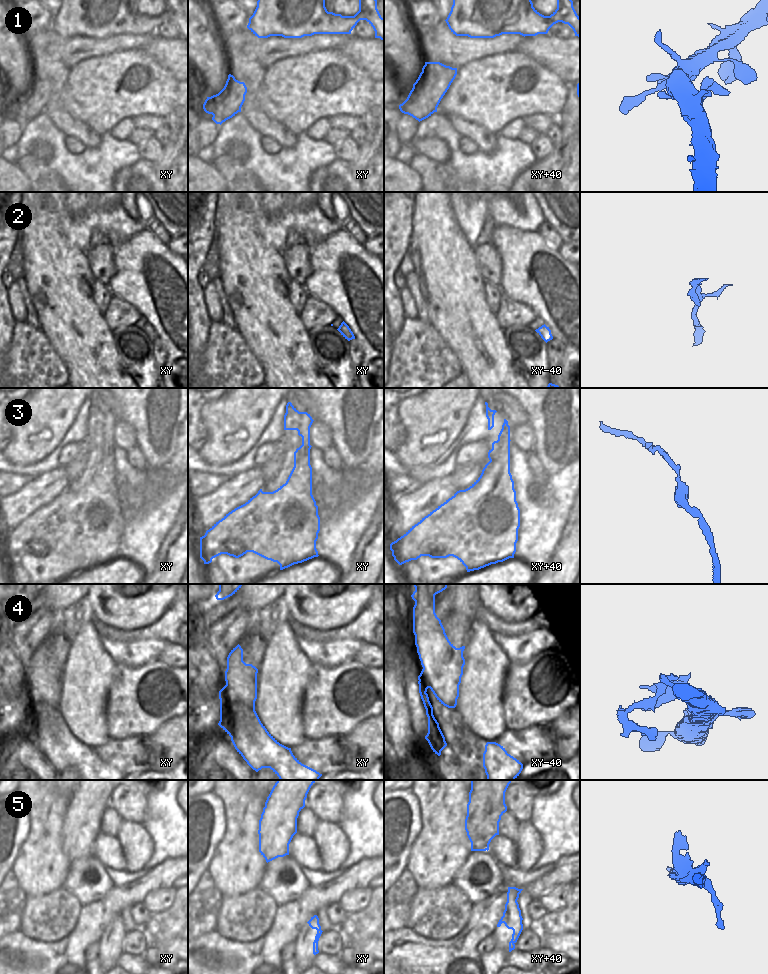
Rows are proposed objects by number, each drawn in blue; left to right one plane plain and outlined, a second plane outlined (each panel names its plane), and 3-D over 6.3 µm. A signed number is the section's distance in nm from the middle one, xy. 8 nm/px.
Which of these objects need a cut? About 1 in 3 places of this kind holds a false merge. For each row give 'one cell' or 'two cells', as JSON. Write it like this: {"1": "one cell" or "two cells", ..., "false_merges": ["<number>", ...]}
{"1": "one cell", "2": "one cell", "3": "one cell", "4": "two cells", "5": "two cells", "false_merges": ["4", "5"]}

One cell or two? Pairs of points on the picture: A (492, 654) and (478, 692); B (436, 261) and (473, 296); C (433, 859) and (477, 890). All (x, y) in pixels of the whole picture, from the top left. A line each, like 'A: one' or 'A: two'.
A: one
B: one
C: two

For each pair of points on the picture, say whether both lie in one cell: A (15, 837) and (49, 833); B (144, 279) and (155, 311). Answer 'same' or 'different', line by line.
A: different
B: same

